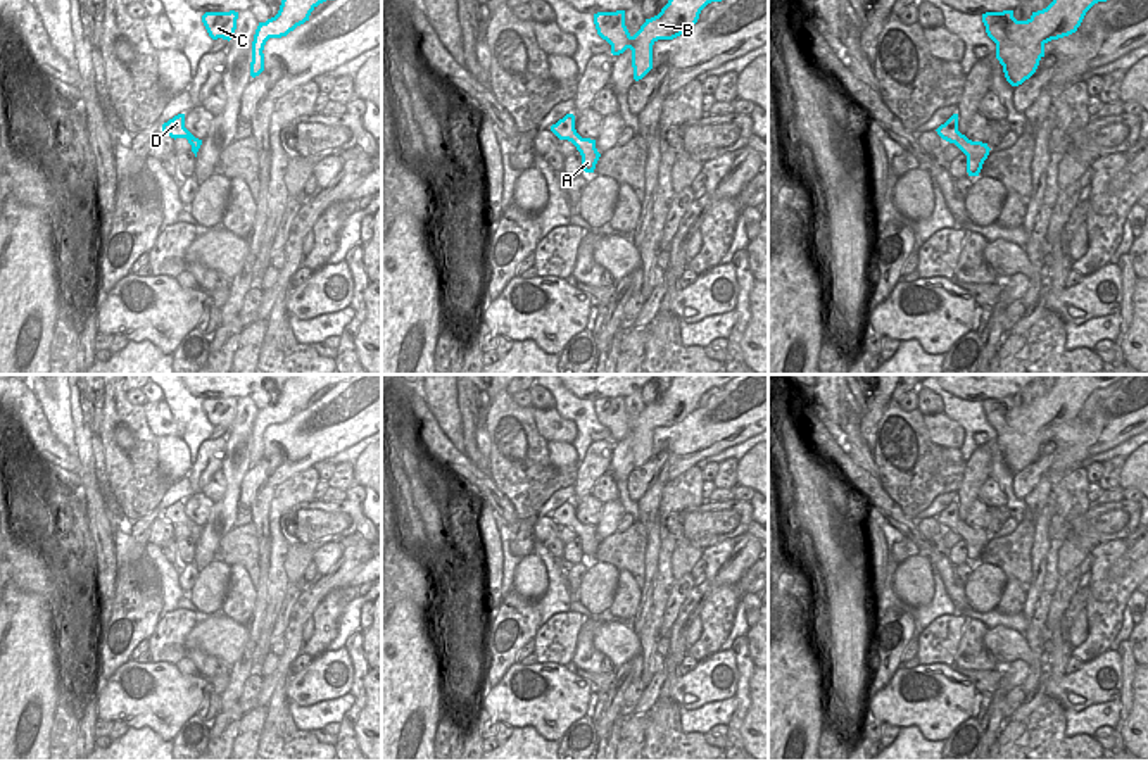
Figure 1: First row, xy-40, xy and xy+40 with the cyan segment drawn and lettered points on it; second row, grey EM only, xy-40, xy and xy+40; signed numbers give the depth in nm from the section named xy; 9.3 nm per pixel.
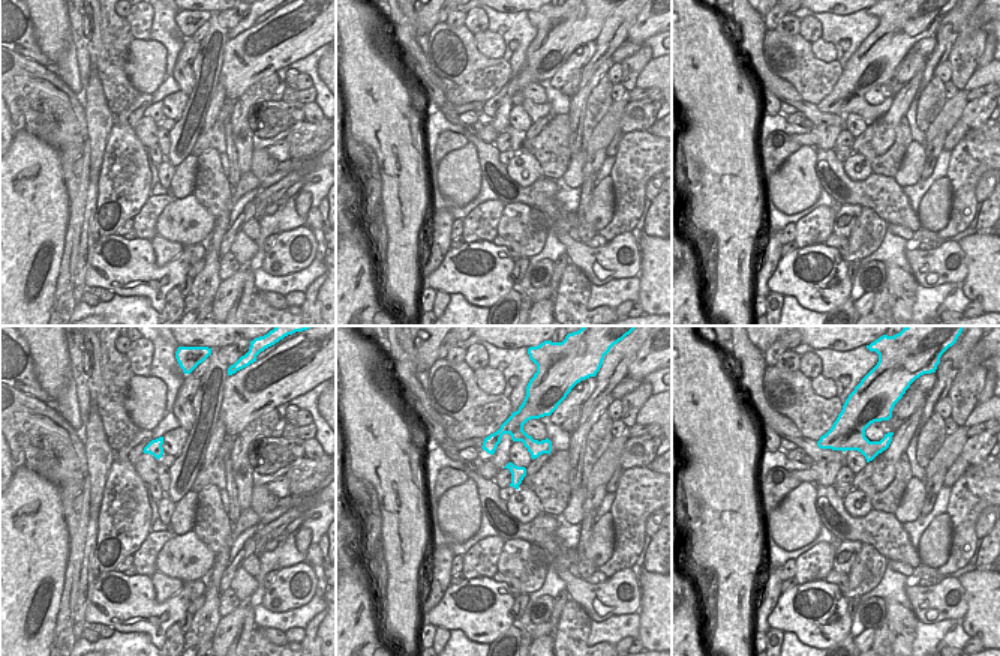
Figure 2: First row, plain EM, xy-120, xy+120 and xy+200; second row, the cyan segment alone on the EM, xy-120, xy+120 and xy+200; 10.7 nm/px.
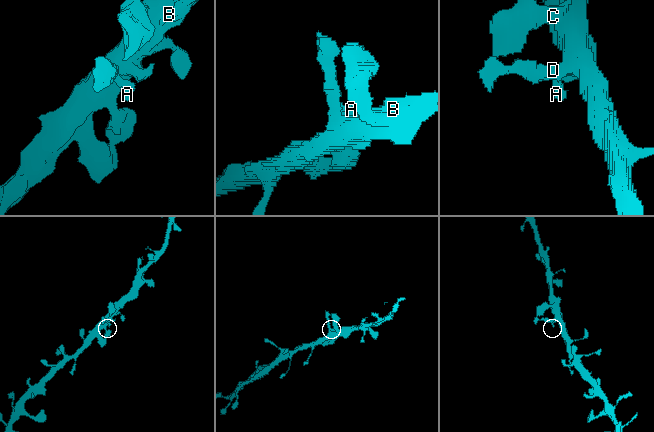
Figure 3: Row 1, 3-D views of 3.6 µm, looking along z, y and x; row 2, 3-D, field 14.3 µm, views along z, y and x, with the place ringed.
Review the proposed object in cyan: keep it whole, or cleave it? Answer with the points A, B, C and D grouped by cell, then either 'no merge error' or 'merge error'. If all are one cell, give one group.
A B C D; no merge error

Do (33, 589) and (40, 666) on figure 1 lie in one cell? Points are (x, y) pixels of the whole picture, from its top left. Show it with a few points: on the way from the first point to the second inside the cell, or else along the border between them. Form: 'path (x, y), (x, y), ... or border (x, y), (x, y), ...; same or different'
path (33, 608), (33, 647); same

